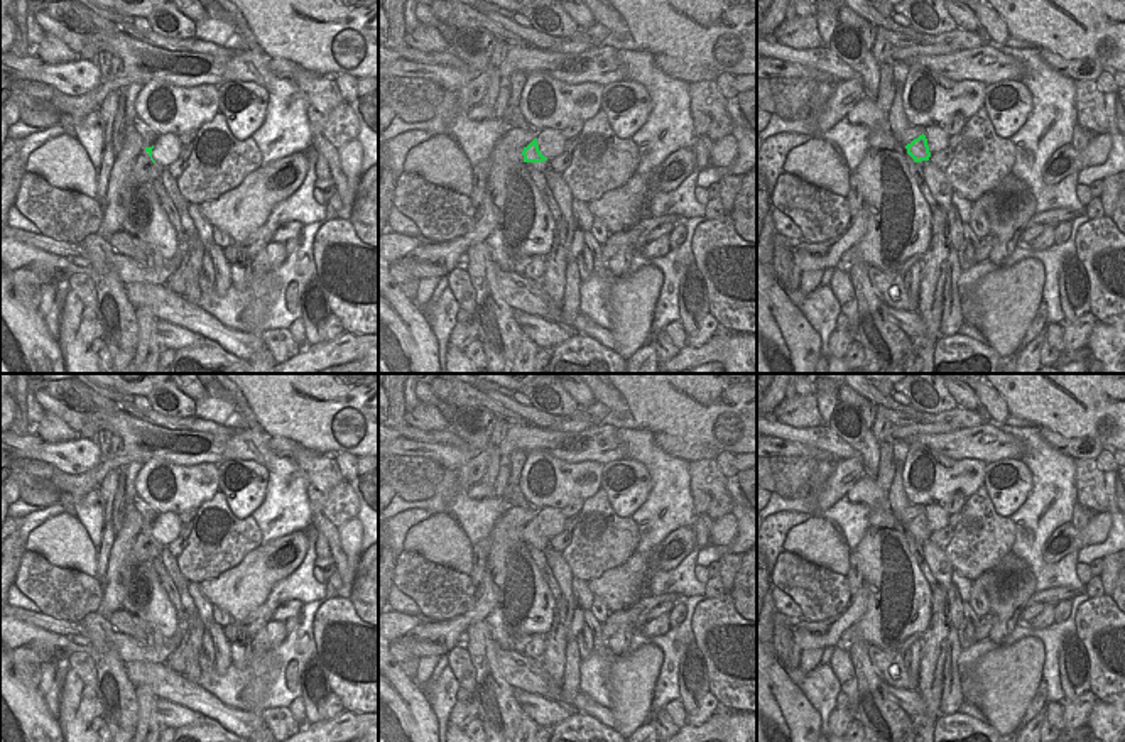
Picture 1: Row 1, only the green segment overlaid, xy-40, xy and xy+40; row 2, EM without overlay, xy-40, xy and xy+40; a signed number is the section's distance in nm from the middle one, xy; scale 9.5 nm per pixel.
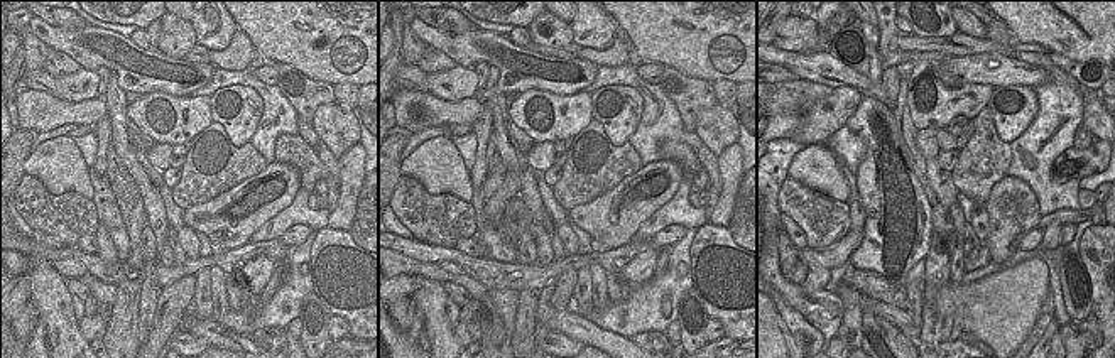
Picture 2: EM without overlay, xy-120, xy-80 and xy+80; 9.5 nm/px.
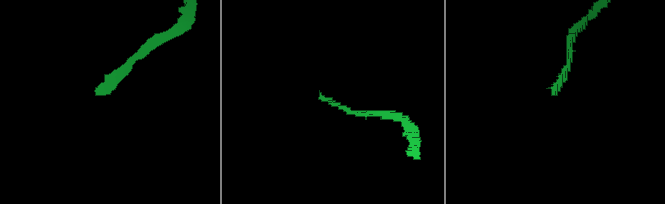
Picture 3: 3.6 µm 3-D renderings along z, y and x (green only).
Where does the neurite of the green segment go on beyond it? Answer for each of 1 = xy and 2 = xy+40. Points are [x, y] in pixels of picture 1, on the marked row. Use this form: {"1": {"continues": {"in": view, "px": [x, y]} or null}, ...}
{"1": {"continues": null}, "2": {"continues": null}}

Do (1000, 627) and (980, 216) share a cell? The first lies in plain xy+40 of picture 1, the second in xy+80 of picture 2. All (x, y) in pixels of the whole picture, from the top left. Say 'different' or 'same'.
different

